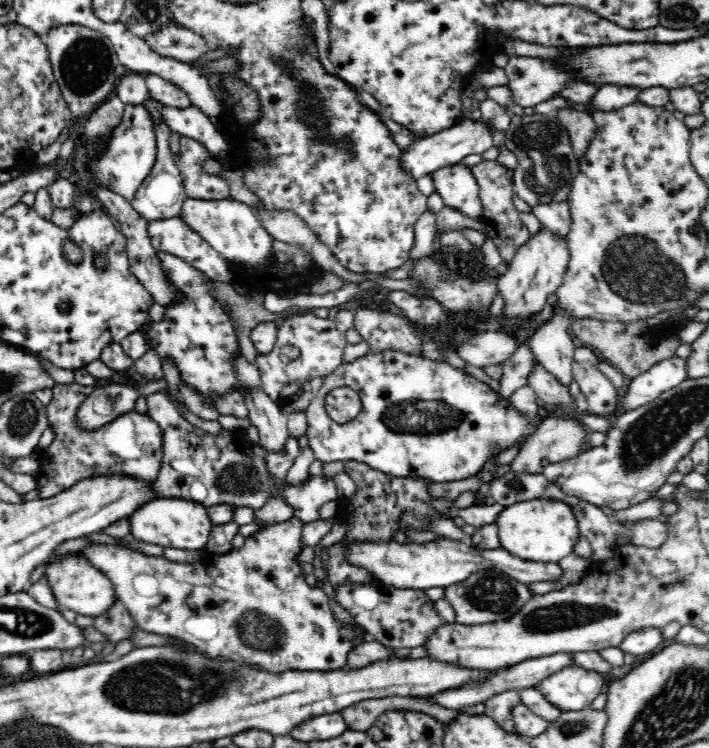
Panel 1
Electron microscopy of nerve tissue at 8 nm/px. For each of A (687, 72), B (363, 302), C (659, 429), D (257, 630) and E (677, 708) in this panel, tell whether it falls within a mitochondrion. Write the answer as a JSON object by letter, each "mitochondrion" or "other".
{"A":"other","B":"other","C":"mitochondrion","D":"mitochondrion","E":"mitochondrion"}

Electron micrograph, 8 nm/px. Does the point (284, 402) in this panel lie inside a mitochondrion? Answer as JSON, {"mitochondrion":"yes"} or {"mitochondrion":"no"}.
{"mitochondrion":"no"}

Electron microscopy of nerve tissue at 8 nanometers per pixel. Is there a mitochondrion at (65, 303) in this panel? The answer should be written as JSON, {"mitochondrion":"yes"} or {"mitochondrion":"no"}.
{"mitochondrion":"yes"}

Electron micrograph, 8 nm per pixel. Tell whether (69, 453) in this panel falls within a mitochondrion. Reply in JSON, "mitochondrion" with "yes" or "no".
{"mitochondrion":"no"}

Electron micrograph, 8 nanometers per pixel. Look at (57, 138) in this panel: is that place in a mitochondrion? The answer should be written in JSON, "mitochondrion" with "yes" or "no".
{"mitochondrion":"no"}

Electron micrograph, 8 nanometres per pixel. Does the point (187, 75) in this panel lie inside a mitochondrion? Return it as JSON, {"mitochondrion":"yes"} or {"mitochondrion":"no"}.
{"mitochondrion":"no"}

